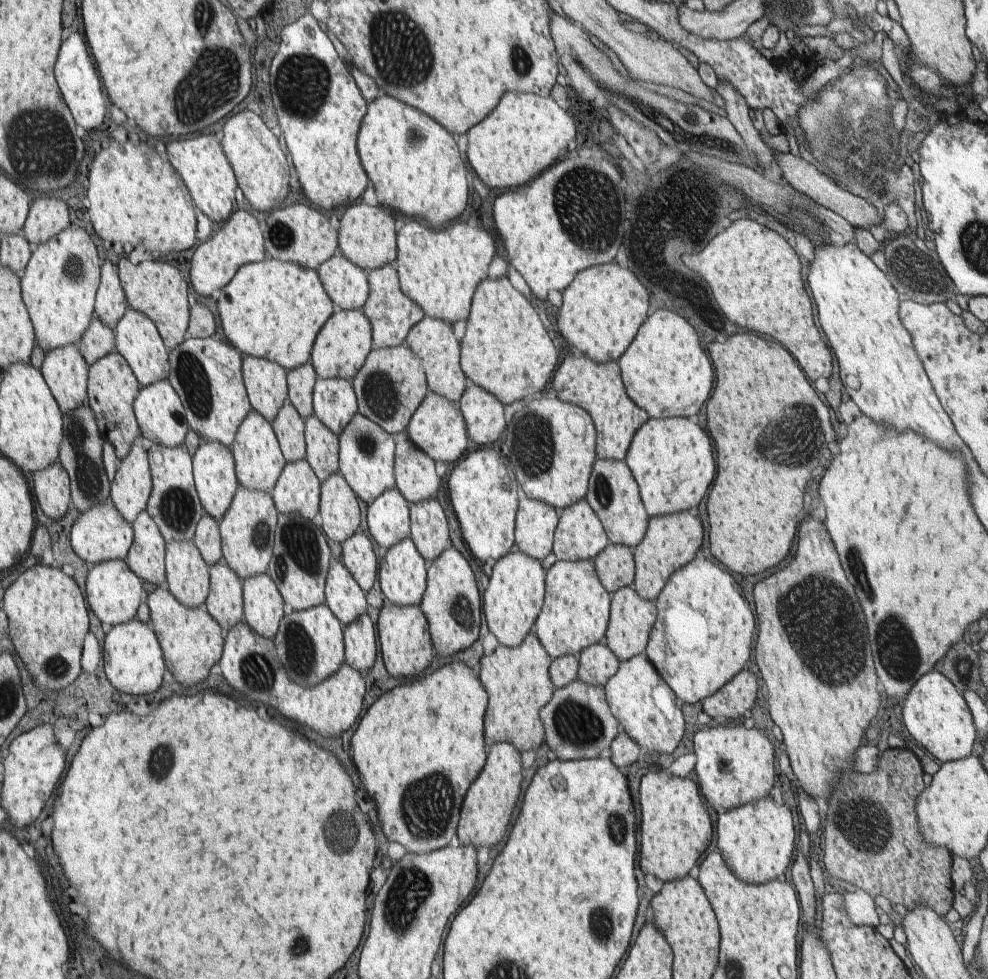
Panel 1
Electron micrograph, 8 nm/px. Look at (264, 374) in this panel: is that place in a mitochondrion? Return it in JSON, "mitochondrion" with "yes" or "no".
{"mitochondrion":"no"}

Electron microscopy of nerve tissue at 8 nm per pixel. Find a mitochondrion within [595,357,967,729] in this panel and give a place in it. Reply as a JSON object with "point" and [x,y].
{"point":[818,605]}

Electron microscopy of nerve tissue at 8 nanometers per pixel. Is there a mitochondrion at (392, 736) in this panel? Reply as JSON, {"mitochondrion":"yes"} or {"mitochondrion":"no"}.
{"mitochondrion":"no"}

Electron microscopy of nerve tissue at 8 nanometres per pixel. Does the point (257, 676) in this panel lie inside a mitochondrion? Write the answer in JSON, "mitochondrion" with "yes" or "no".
{"mitochondrion":"yes"}

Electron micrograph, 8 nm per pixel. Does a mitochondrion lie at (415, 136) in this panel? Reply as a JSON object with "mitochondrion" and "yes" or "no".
{"mitochondrion":"yes"}

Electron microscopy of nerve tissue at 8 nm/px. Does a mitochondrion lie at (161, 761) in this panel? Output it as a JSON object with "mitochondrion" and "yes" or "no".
{"mitochondrion":"yes"}

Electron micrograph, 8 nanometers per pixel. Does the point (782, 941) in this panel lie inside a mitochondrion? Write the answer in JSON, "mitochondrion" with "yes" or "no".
{"mitochondrion":"no"}

